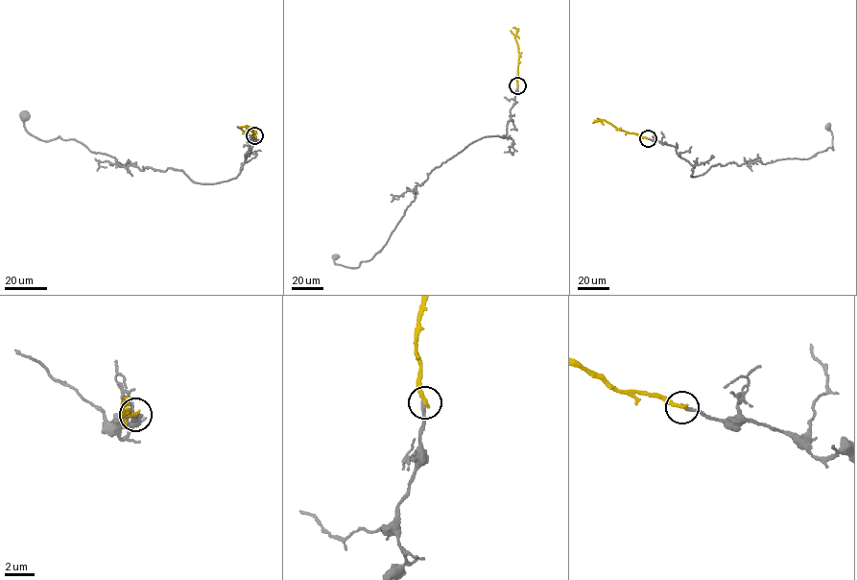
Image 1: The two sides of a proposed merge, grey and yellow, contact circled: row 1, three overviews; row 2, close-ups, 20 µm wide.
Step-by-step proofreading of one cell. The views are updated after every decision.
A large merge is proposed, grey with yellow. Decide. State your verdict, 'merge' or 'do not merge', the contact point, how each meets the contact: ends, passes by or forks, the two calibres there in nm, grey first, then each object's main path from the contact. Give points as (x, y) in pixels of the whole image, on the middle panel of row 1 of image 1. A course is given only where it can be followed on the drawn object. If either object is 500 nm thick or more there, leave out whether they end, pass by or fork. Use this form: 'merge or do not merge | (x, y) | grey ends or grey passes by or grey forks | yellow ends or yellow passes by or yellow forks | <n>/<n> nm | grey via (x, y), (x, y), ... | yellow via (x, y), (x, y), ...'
do not merge | (517, 85) | grey ends | yellow ends | 190/280 nm | grey via (517, 85), (506, 135), (473, 141), (433, 169), (368, 260), (347, 267), (335, 264), (335, 256) | yellow via (517, 85), (519, 53), (515, 36), (517, 29), (512, 27)

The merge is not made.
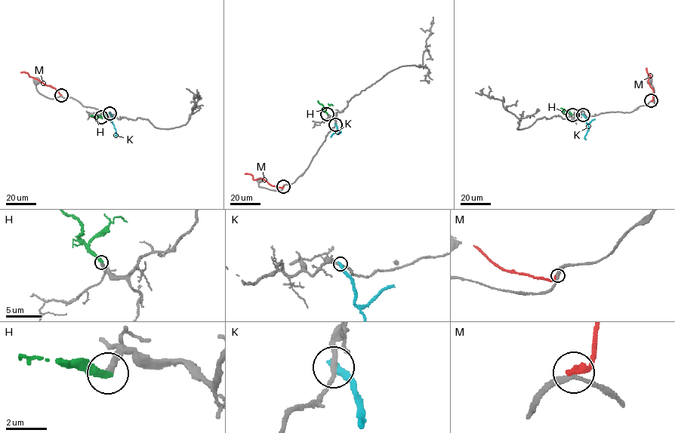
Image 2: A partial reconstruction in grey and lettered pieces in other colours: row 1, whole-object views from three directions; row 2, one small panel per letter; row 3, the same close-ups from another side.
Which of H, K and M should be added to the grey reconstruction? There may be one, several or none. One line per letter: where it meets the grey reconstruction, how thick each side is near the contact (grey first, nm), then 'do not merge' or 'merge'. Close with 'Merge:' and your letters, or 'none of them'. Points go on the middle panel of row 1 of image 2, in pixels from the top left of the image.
H: meets grey at (327, 114); 280 nm thick on the grey side, 340 nm on the other; merge
K: meets grey at (335, 124); 200 nm thick on the grey side, 360 nm on the other; do not merge
M: meets grey at (283, 186); 220 nm thick on the grey side, 320 nm on the other; do not merge
Merge: H

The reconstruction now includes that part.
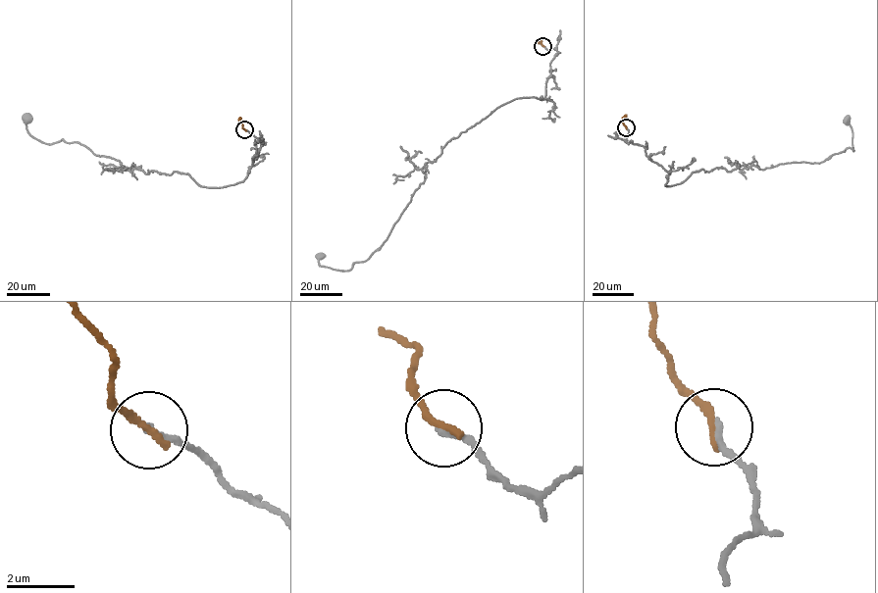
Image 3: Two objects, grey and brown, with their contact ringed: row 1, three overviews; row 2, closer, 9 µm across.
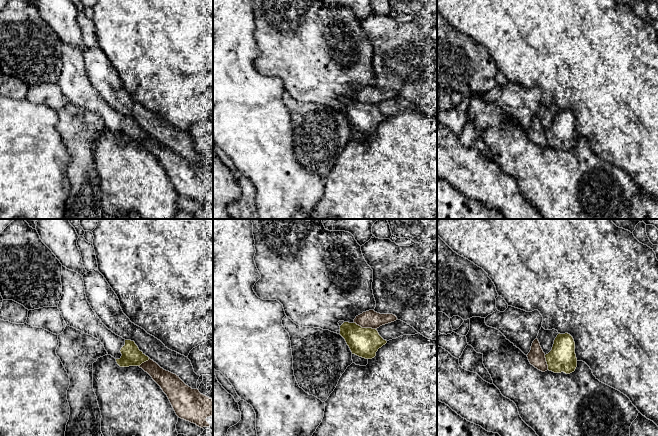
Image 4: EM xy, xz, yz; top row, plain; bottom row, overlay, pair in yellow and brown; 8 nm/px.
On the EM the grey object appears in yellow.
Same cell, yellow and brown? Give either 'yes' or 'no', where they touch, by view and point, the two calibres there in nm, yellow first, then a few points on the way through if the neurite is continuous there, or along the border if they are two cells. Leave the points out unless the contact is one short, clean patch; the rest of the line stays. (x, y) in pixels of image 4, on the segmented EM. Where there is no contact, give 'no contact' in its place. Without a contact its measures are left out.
no; contact xz (365, 328); calibres 240 and 140 nm; border xz (354, 322), (362, 327), (375, 329)

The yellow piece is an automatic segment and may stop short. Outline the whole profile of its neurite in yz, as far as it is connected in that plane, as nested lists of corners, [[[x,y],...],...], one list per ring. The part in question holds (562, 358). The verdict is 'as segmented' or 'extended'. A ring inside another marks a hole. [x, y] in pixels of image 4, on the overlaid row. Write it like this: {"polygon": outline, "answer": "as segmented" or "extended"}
{"polygon": [[[558,334],[554,340],[552,350],[545,355],[548,370],[554,373],[564,372],[570,374],[577,367],[575,342],[568,334]]], "answer": "as segmented"}

